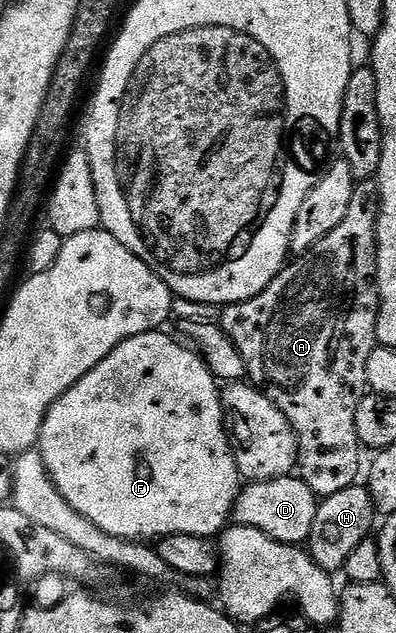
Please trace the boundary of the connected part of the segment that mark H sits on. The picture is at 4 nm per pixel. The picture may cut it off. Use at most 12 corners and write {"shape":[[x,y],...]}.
{"shape":[[363,486],[320,501],[307,543],[324,572],[345,558],[377,524]]}

